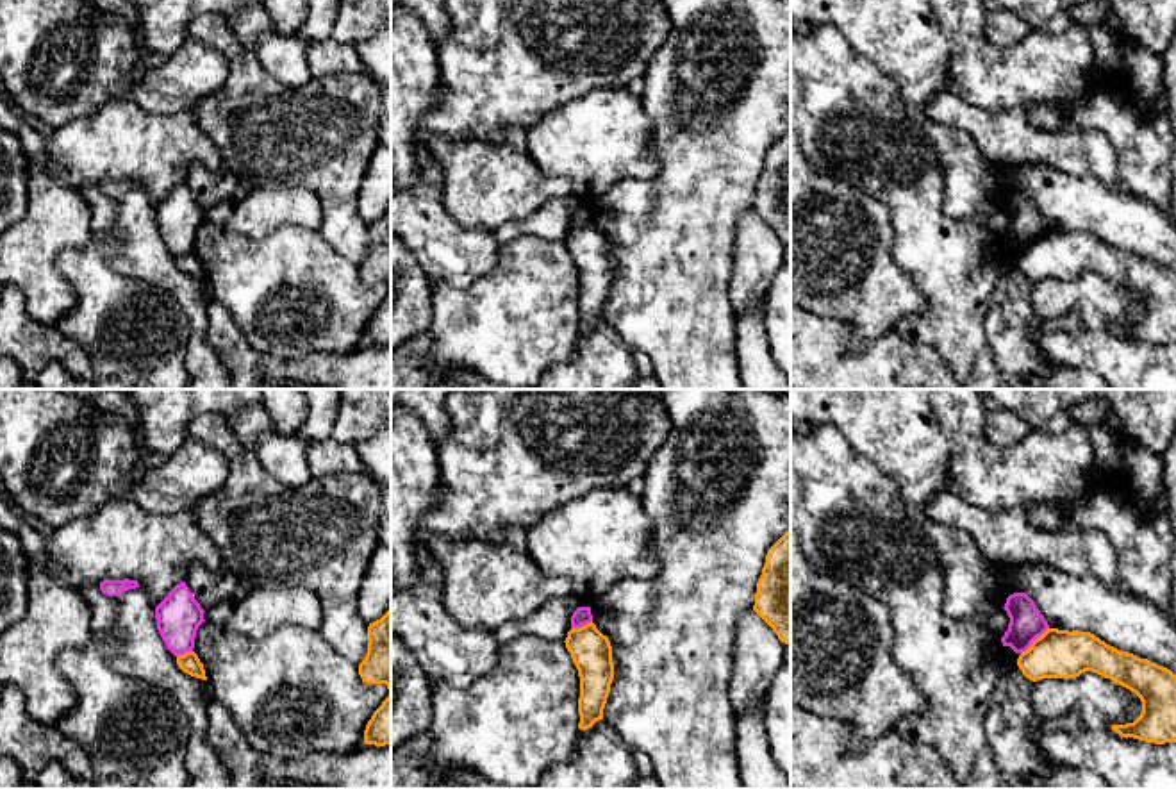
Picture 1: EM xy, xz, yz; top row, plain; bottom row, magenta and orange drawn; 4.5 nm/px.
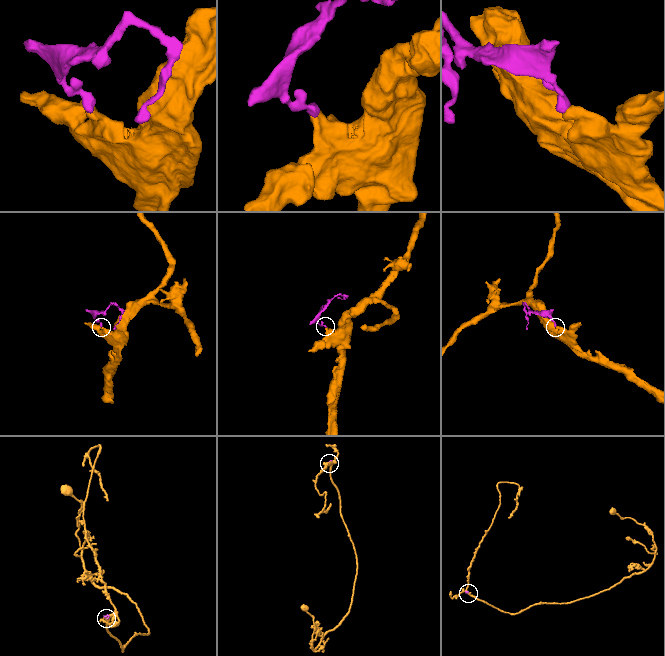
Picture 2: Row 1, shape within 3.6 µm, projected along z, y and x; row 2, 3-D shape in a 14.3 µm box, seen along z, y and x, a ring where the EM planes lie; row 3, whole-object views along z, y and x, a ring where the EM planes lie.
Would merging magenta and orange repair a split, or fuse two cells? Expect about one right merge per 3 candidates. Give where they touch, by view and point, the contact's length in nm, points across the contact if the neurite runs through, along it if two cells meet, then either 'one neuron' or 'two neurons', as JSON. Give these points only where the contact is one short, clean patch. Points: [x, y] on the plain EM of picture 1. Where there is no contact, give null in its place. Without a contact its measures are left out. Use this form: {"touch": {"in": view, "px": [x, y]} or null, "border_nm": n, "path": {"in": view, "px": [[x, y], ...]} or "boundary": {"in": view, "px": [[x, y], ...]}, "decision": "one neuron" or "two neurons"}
{"touch": {"in": "yz", "px": [1034, 240]}, "border_nm": 180, "boundary": {"in": "yz", "px": [[1048, 227], [1021, 254]]}, "decision": "two neurons"}

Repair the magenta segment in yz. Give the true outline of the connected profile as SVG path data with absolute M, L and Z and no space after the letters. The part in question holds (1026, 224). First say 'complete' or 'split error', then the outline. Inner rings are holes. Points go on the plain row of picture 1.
complete; M1026 193L1010 195L1003 209L1010 223L1001 243L1015 253L1026 252L1031 243L1049 228L1035 202Z

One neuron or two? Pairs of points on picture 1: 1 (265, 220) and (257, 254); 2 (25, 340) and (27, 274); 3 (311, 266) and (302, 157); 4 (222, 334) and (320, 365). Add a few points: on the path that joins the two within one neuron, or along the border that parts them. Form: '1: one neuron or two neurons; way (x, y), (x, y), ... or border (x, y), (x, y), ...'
1: two neurons; border (300, 225), (281, 225), (261, 238), (222, 229)
2: two neurons; border (18, 288), (25, 311), (43, 323), (56, 325)
3: two neurons; border (318, 231), (348, 259)
4: one neuron; way (247, 359), (257, 370), (295, 370)

